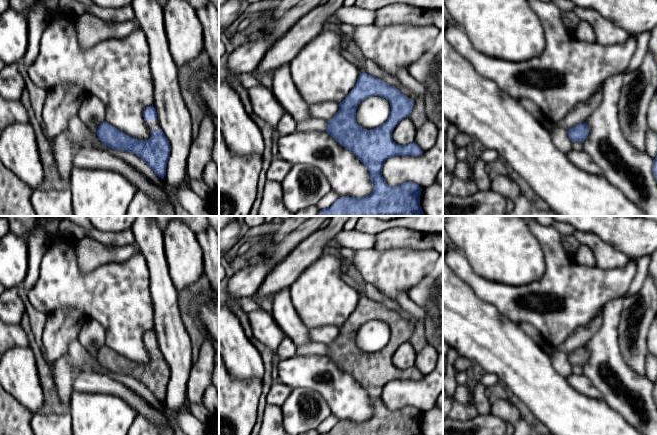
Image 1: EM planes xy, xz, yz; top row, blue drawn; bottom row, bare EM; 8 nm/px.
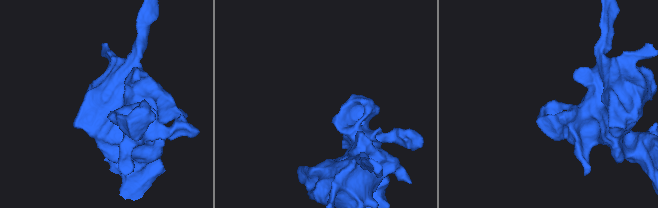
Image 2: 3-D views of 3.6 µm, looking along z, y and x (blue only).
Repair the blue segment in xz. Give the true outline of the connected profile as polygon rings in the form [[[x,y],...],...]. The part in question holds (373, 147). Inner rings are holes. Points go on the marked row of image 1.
[[[366,72],[360,73],[357,82],[350,93],[339,104],[337,114],[329,121],[325,131],[338,143],[352,151],[354,155],[367,167],[373,191],[362,198],[340,197],[330,207],[320,210],[316,216],[426,216],[420,206],[422,188],[412,182],[405,182],[398,186],[389,186],[382,176],[382,168],[386,160],[394,156],[418,156],[423,153],[415,143],[398,145],[392,139],[392,132],[396,125],[408,117],[413,109],[414,101],[404,96],[400,90],[381,79]],[[369,96],[380,96],[390,103],[390,115],[385,123],[371,130],[359,126],[356,122],[358,105]]]

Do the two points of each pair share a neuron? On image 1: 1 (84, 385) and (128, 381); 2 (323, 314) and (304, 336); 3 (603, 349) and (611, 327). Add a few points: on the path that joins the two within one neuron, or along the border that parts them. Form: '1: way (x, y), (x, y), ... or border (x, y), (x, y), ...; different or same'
1: border (107, 374), (139, 396); different
2: border (295, 309), (300, 320), (309, 329); different
3: way (604, 344), (608, 332); same

